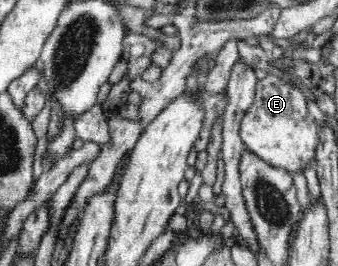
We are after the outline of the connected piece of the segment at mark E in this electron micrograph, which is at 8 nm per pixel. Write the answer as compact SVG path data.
M278 76L258 80L255 100L242 118L239 135L245 148L274 168L283 168L294 175L315 160L320 128L308 112L307 99L301 90L285 84Z

